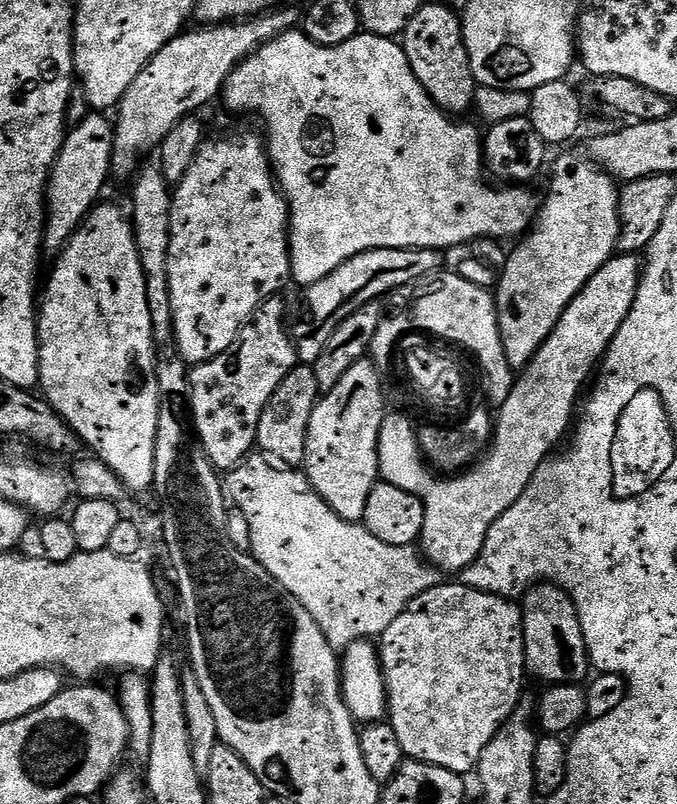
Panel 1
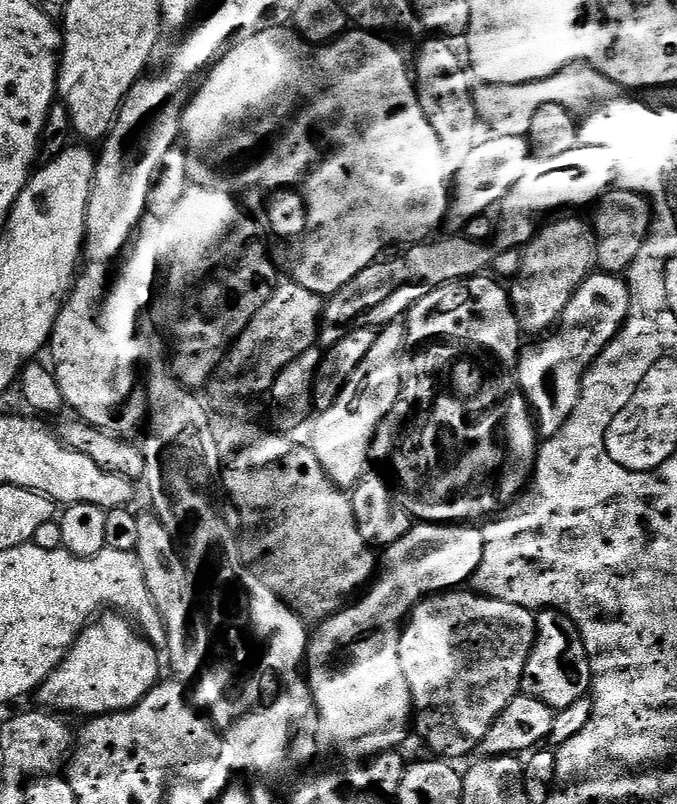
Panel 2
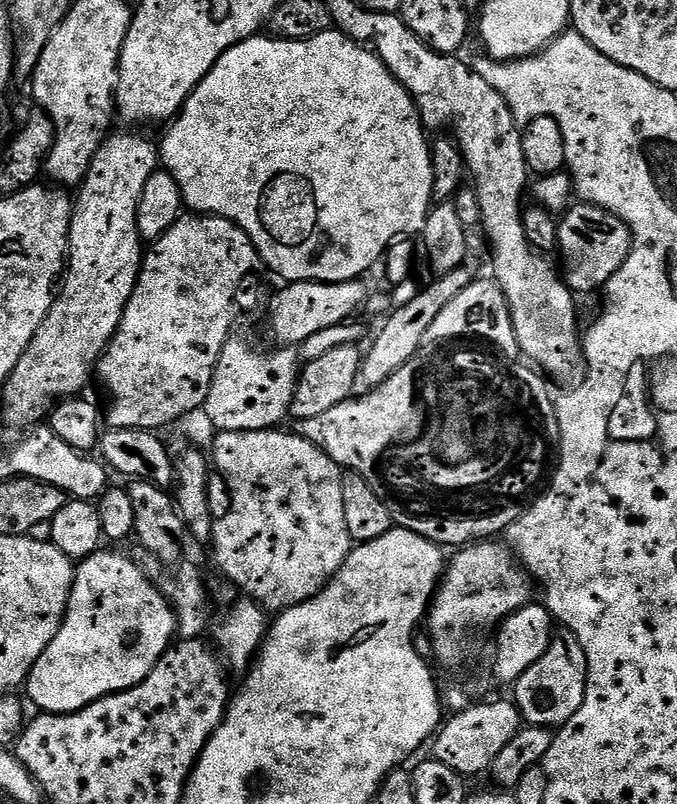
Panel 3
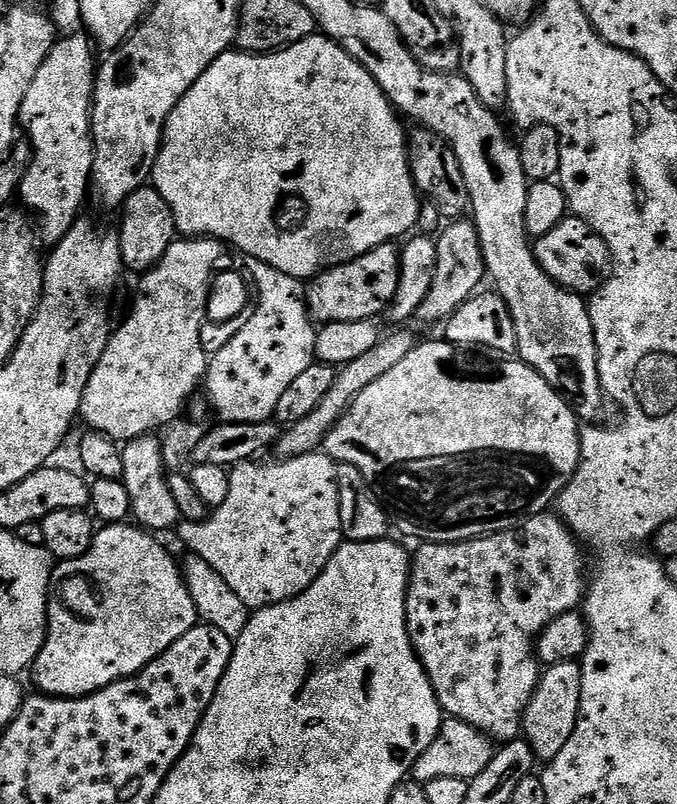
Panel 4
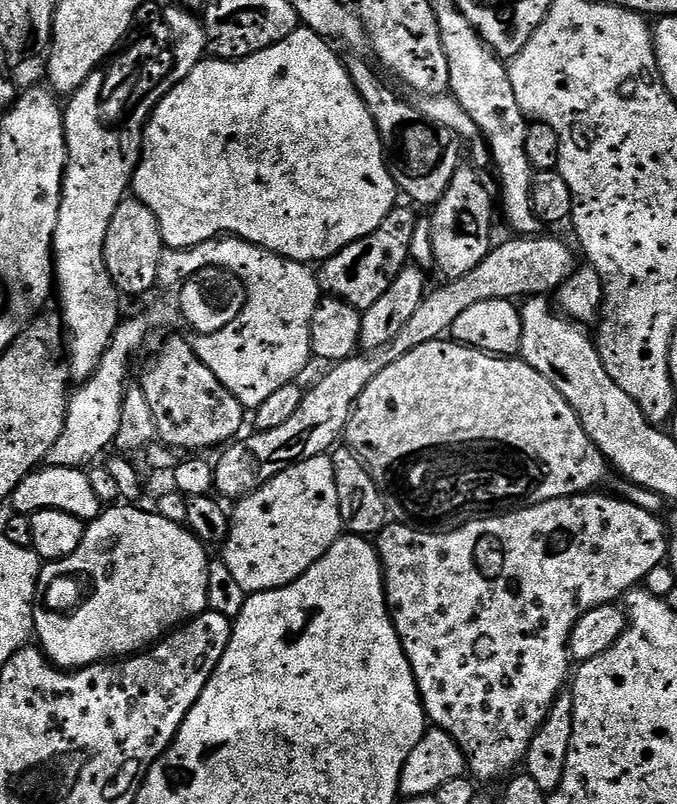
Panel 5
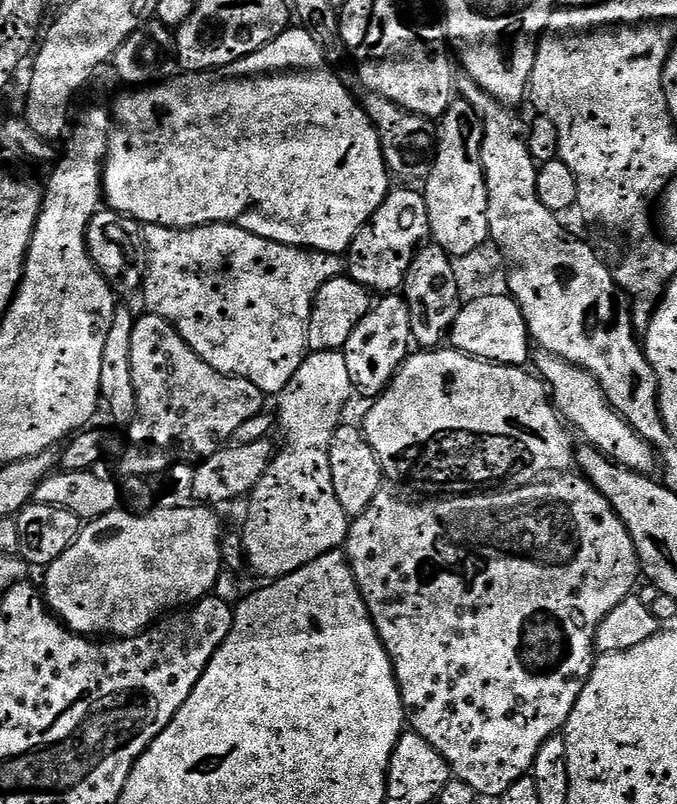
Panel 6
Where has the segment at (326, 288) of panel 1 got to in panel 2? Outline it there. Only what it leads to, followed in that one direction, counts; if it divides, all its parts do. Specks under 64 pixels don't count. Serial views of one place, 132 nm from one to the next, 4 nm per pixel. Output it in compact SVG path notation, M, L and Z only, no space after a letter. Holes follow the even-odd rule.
M448 234L445 240L433 239L431 242L416 242L405 247L401 256L393 260L381 258L362 270L342 290L327 297L324 316L320 320L319 343L325 349L334 347L346 334L363 328L377 330L401 319L403 312L417 307L426 294L441 288L451 280L468 280L472 276L487 273L492 266L493 245L488 242L472 240L463 234Z

